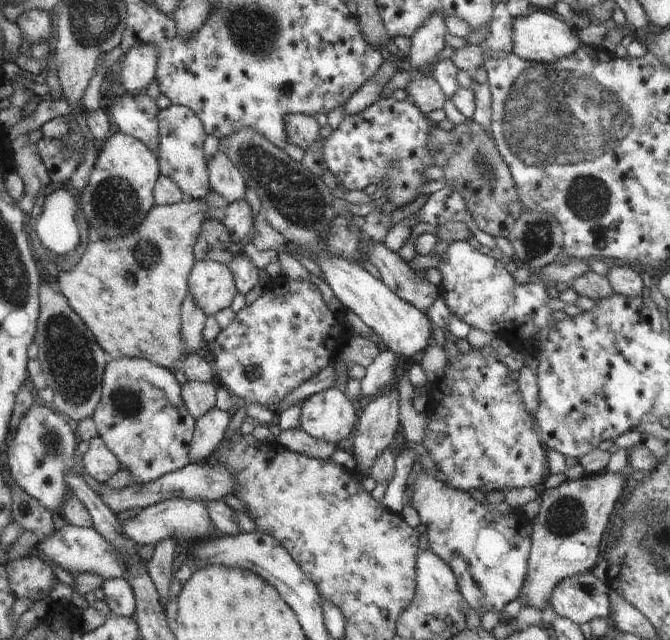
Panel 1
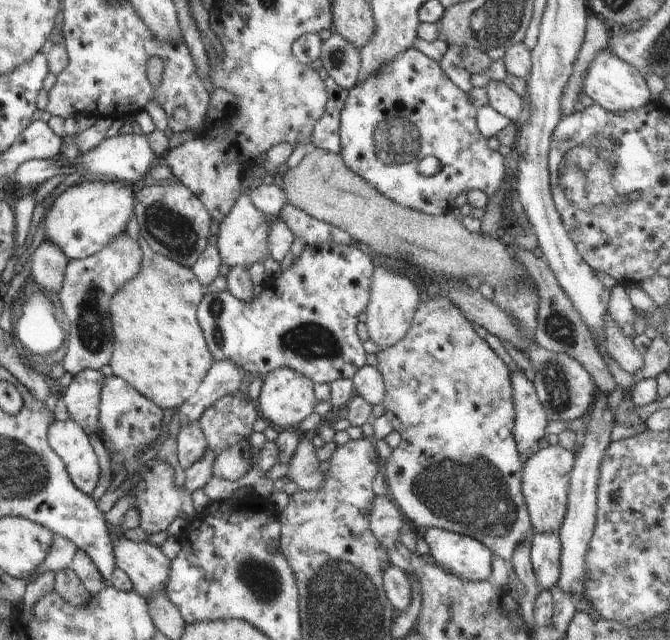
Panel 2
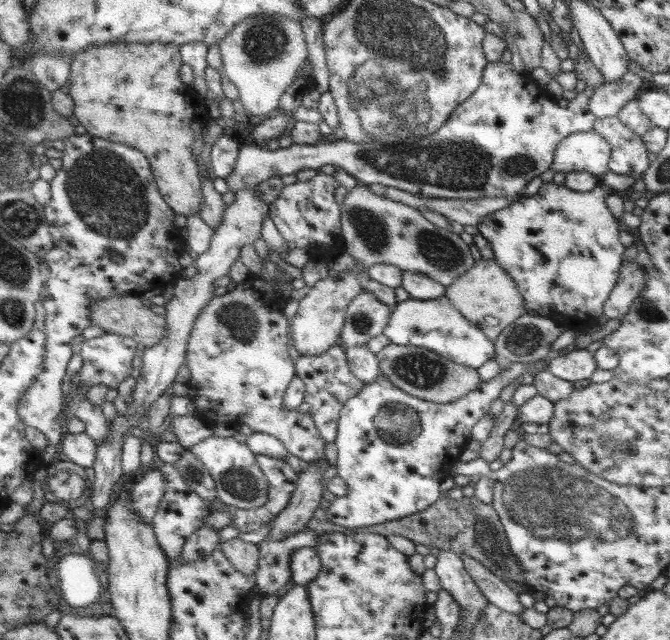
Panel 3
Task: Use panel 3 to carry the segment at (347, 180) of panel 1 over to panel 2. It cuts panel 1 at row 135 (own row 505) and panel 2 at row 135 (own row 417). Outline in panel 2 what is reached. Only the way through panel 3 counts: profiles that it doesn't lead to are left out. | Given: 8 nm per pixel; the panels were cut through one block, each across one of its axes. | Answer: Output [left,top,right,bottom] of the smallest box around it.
[338,47,506,216]

